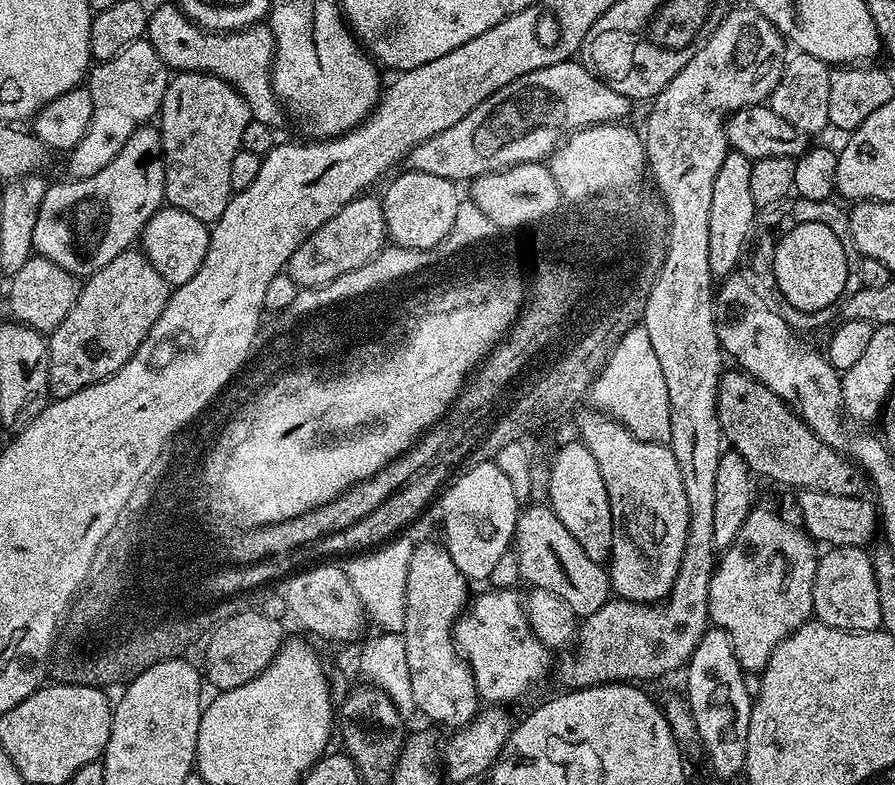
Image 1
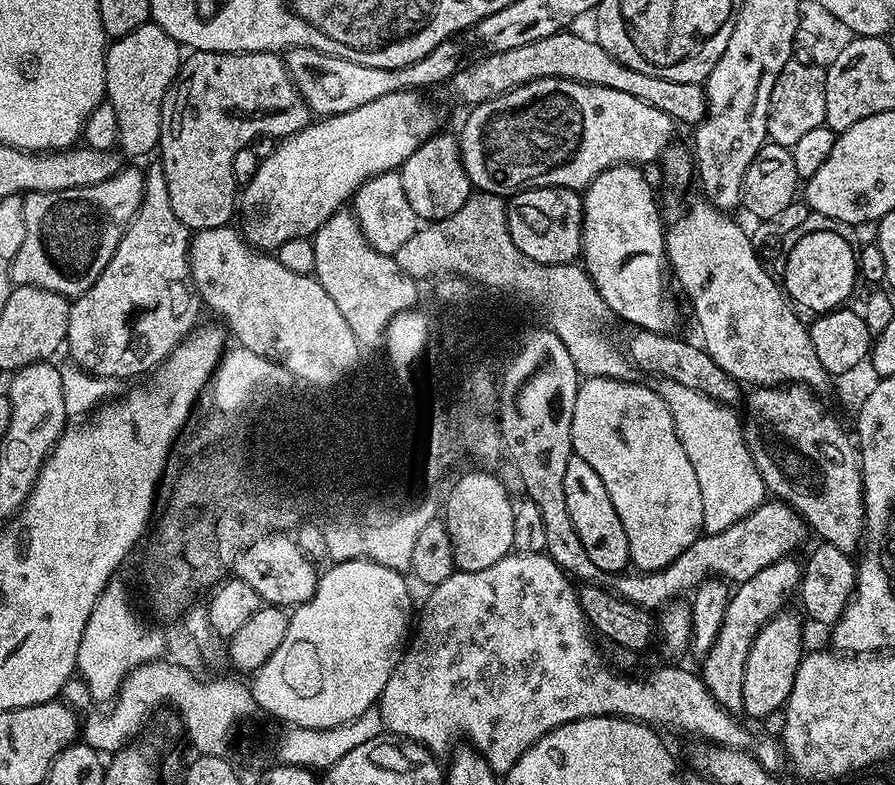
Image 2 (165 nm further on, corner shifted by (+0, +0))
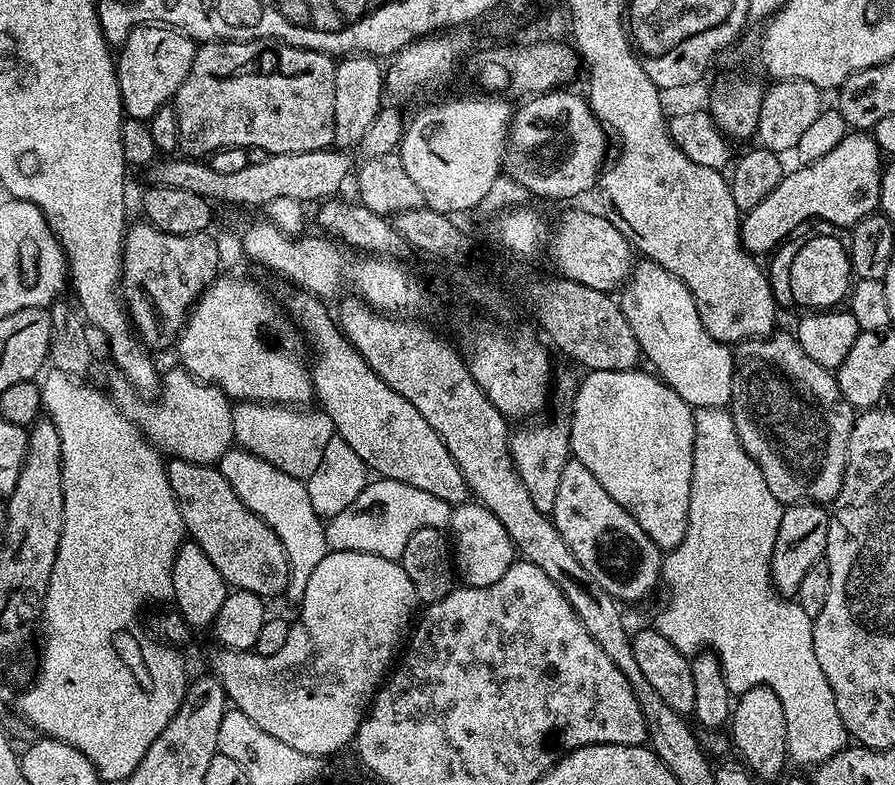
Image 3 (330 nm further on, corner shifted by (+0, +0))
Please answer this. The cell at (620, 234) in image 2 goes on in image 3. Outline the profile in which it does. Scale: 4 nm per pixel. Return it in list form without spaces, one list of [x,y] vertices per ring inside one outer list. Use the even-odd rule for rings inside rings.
[[[644,258],[639,262],[641,264],[637,263],[629,271],[628,279],[623,281],[618,303],[626,322],[630,322],[630,330],[634,330],[634,338],[638,338],[643,359],[649,360],[653,364],[651,367],[655,375],[669,384],[693,409],[725,407],[732,398],[733,349],[722,341],[715,340],[706,330],[706,326],[702,326],[698,306],[681,280],[674,278],[674,274],[670,274],[652,260]]]

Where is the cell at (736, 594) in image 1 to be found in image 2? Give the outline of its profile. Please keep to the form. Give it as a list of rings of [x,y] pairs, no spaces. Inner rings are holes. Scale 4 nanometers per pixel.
[[[781,610],[758,630],[754,642],[750,646],[750,654],[746,654],[746,675],[742,678],[742,698],[744,699],[743,715],[753,716],[760,720],[763,716],[772,716],[781,711],[784,705],[788,703],[788,695],[794,686],[794,678],[798,674],[798,666],[806,655],[804,648],[804,628],[800,625],[800,620],[789,610]]]

